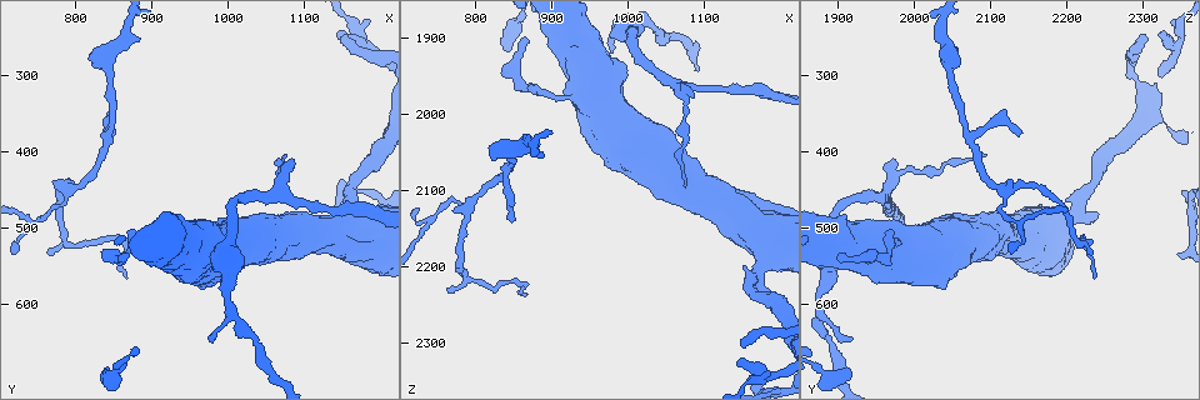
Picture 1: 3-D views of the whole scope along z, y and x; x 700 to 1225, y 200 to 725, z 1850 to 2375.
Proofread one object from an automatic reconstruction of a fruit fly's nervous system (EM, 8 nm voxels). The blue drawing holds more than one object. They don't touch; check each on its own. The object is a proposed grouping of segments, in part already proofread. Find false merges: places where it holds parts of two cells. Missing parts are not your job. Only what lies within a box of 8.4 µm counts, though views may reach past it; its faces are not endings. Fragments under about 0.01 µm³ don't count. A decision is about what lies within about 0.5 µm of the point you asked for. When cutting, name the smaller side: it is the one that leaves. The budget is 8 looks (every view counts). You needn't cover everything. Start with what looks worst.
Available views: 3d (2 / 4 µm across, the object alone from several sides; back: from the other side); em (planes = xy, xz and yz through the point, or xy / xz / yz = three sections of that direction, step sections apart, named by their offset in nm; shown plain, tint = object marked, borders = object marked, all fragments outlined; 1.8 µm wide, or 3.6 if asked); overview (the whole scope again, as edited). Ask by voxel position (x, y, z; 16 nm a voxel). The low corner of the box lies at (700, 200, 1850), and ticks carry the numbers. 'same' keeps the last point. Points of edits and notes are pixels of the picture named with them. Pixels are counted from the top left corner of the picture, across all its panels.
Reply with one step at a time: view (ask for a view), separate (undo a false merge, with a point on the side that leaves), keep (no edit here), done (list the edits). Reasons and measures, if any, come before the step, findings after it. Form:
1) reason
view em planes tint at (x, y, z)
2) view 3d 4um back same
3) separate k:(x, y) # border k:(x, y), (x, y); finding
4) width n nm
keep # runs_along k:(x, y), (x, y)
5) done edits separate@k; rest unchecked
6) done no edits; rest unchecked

view em xy step 16 tint at (790, 445, 2115)

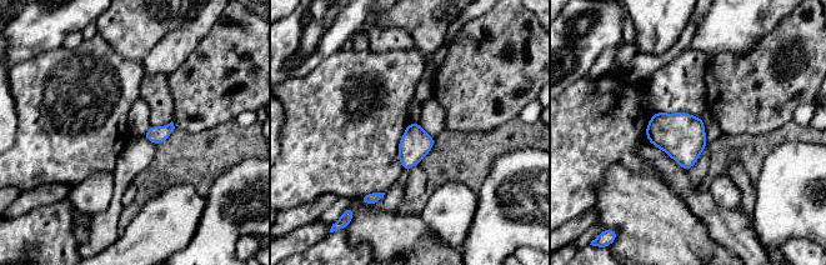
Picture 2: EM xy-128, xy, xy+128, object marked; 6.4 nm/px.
cut it another way
view em planes borders same

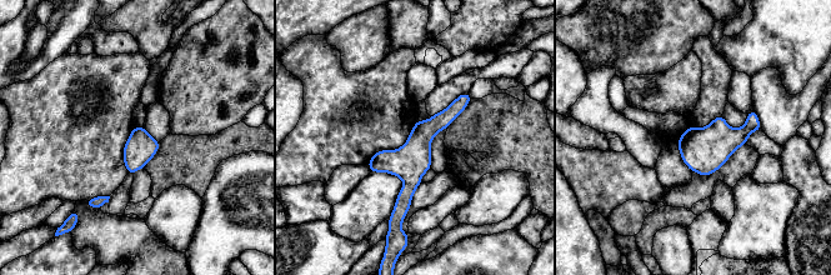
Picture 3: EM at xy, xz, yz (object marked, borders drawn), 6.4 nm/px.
keep # runs_along 3:(466, 96), (419, 141), (401, 211); all the same cell

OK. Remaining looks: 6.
narrows sharply
view em planes tint at (1170, 260, 2335)

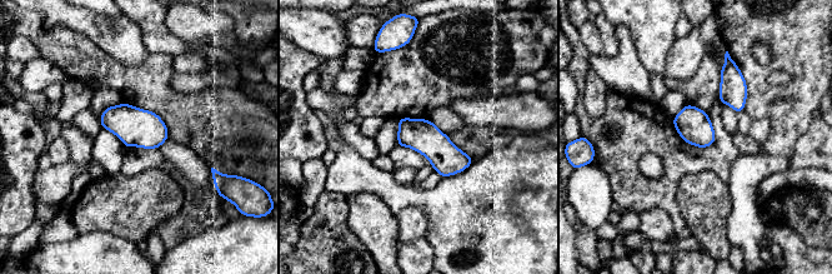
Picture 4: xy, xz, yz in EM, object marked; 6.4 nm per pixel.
keep # all the same cell

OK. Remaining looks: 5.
view 3d 2um at (1075, 425, 2010)

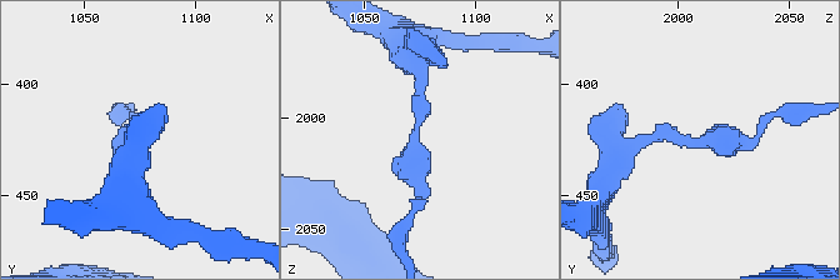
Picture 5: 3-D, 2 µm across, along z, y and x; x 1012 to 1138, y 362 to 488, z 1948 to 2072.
view em planes tint at (1073, 423, 2011)

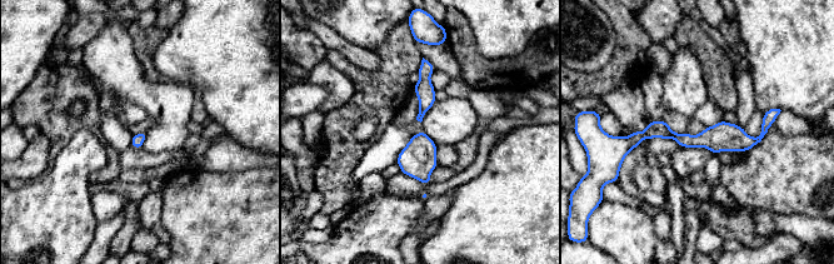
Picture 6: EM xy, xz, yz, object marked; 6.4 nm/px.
keep # continuous, no second cell

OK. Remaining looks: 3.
thick turns thin
view em 3.6um xy step 8 tint at (915, 515, 1975)

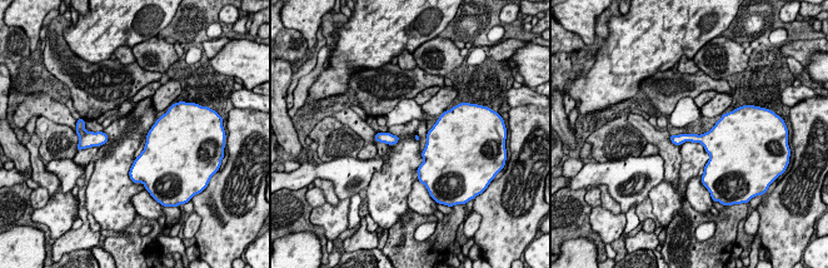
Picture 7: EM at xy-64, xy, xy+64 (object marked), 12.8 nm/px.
keep # one cell here

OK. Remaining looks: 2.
done no edits; rest unchecked

